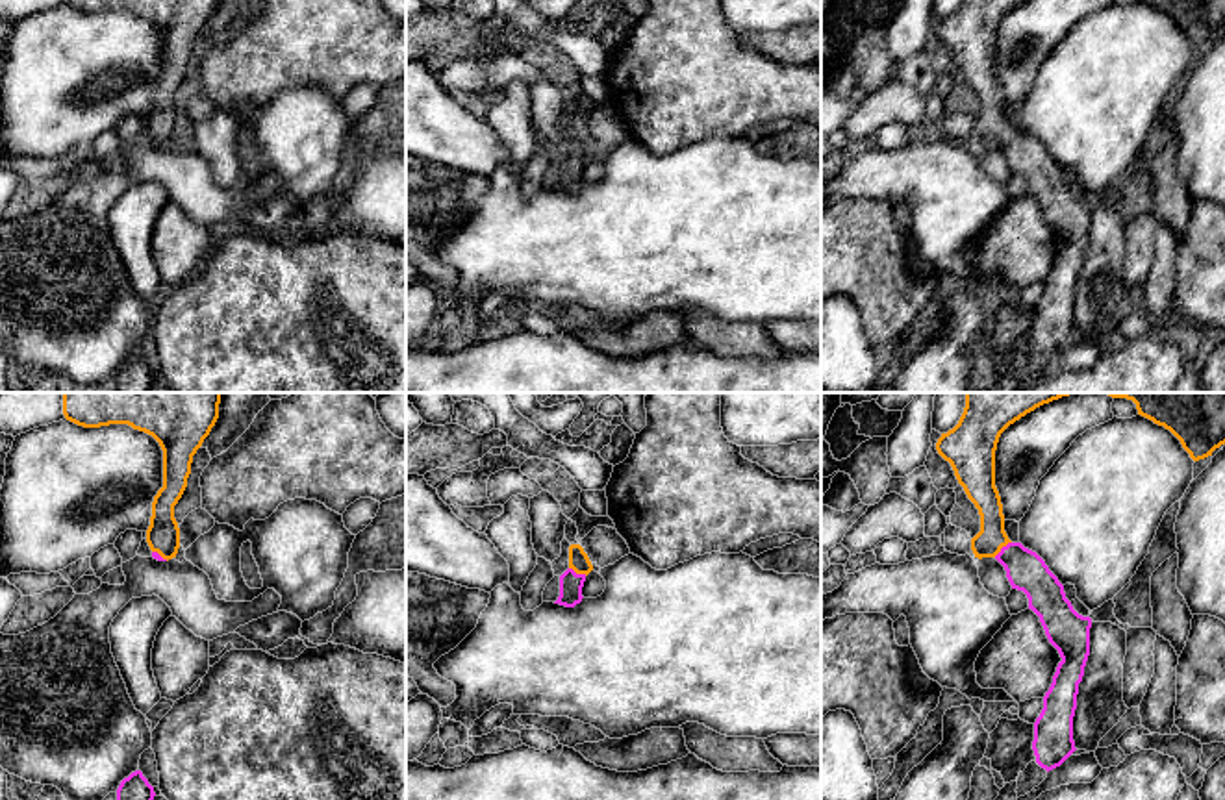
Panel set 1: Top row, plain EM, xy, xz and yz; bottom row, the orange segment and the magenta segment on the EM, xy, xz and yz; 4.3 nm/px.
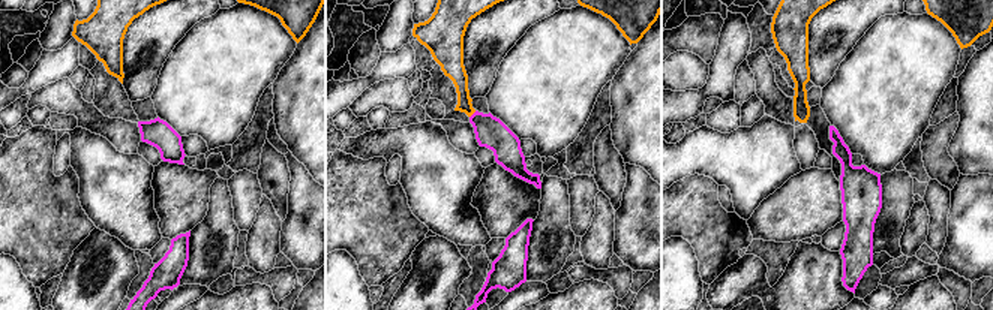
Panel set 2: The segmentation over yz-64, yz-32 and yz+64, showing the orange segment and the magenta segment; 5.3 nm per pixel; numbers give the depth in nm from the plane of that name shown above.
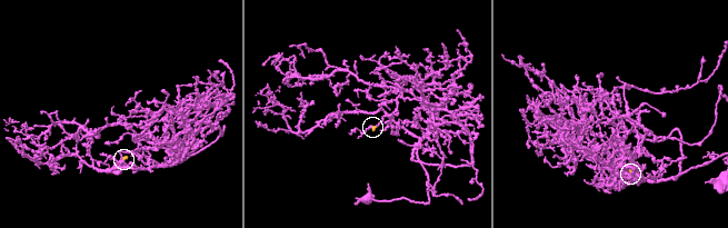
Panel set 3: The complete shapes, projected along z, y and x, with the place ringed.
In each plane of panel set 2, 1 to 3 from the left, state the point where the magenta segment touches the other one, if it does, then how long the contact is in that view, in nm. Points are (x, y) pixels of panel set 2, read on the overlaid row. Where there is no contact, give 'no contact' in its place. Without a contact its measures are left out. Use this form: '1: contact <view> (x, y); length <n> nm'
1: no contact
2: contact yz-32 (473, 113); length 50 nm
3: no contact

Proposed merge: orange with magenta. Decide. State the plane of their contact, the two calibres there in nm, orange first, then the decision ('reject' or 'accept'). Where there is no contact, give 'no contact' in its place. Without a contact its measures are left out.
yz | 120/170 nm | accept

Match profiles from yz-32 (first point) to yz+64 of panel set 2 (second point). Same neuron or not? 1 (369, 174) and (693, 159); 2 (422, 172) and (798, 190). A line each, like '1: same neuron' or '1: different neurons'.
1: different neurons
2: different neurons

